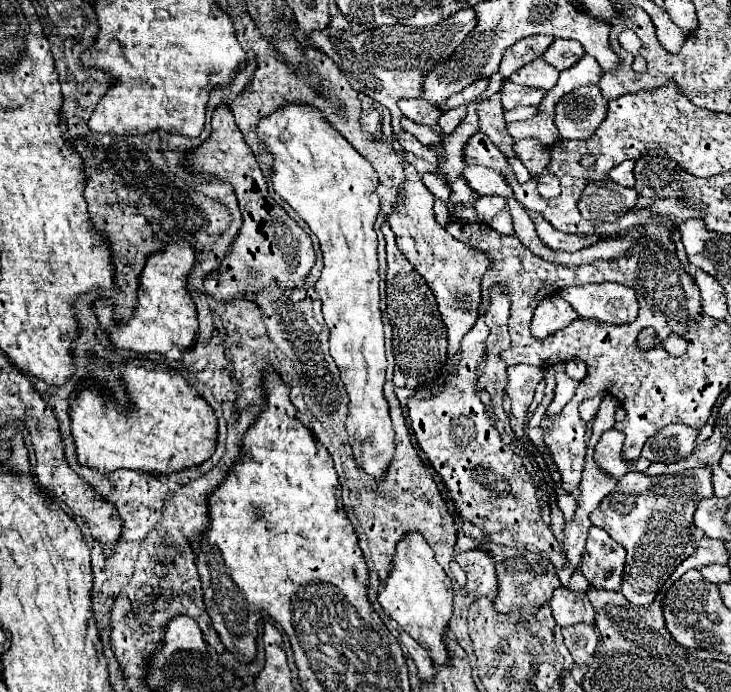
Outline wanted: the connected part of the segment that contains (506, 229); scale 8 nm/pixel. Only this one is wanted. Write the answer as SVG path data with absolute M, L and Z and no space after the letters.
M504 209L500 211L492 221L490 221L490 227L496 229L498 233L502 235L514 235L514 223L512 223L512 215Z

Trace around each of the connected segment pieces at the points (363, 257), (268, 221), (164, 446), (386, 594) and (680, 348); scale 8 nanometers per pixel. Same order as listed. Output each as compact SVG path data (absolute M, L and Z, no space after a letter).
M286 103L268 117L262 117L258 121L258 139L262 141L264 151L272 155L272 185L274 191L306 221L310 231L318 237L320 249L324 255L324 269L320 279L314 285L314 291L318 293L322 301L322 313L324 321L330 329L330 355L334 357L340 379L348 393L348 419L346 419L346 431L350 437L350 445L354 449L356 461L364 467L368 475L374 479L382 479L392 453L394 453L394 429L388 415L388 403L384 399L382 387L386 377L386 355L384 355L384 331L382 331L382 319L380 319L380 293L378 293L378 259L376 259L376 233L374 233L374 221L380 211L380 197L376 193L378 175L372 167L372 163L362 157L344 137L340 131L336 131L322 111L318 111L312 105L300 105L300 103Z
M218 105L212 113L212 133L200 145L184 153L182 165L188 163L192 173L214 175L228 181L234 187L238 207L242 213L242 227L236 235L230 251L220 261L220 265L204 279L204 289L218 301L230 301L232 297L244 293L256 293L266 287L284 285L300 287L314 267L314 247L308 233L270 197L268 183L254 159L252 151L246 147L240 129L226 105Z
M128 359L124 363L112 363L110 369L124 383L126 393L130 397L130 409L120 407L120 403L114 399L108 387L104 391L94 383L94 379L90 379L92 385L86 385L74 391L74 397L70 399L70 431L76 445L76 459L80 465L86 465L98 471L132 469L132 471L144 471L144 473L154 473L154 471L172 473L172 471L188 469L192 465L200 465L214 453L214 447L216 447L214 411L184 381L180 373L176 373L172 367L168 367L162 361L150 361L150 359Z
M410 531L404 535L404 539L398 541L392 567L378 591L378 603L406 633L410 633L430 653L436 665L446 663L446 647L442 643L442 635L452 615L452 583L444 569L436 563L432 547L418 531Z
M670 335L668 339L662 341L662 345L672 355L682 355L686 351L686 341L682 341L682 337L678 337L678 335Z

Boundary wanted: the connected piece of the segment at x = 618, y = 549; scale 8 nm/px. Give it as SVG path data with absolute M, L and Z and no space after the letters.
M590 527L582 555L582 575L598 589L620 589L626 551L604 529Z

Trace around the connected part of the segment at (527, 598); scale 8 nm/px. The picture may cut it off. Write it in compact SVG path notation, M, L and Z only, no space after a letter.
M462 531L458 533L456 541L456 551L468 551L474 547L488 549L494 559L498 561L498 599L494 601L494 607L498 613L512 613L518 609L524 609L528 613L536 613L540 607L548 605L552 599L552 593L556 587L560 587L560 579L556 573L556 567L546 559L542 553L530 551L526 547L508 547L508 545L498 545L494 541L474 541L474 537L466 537Z

